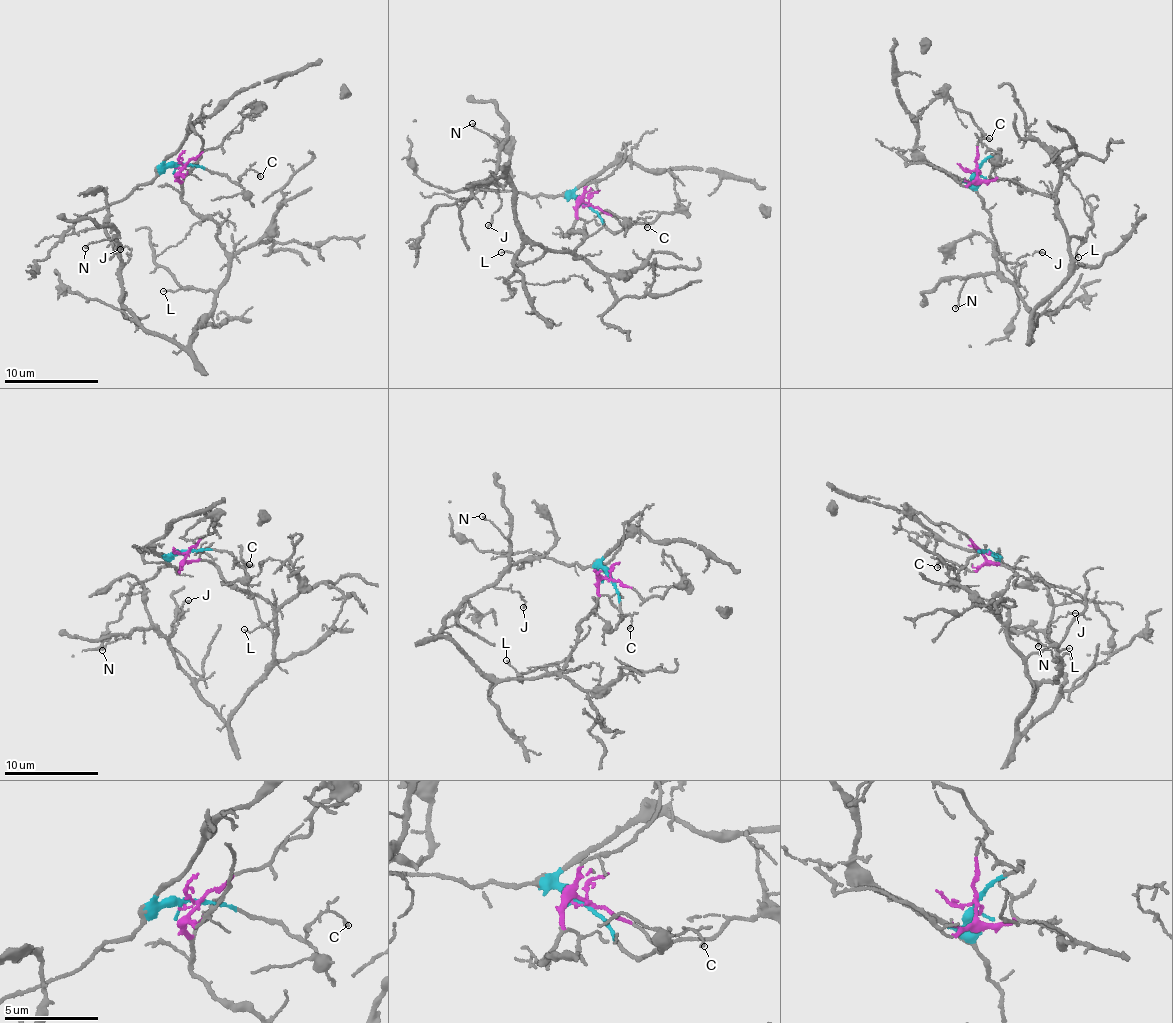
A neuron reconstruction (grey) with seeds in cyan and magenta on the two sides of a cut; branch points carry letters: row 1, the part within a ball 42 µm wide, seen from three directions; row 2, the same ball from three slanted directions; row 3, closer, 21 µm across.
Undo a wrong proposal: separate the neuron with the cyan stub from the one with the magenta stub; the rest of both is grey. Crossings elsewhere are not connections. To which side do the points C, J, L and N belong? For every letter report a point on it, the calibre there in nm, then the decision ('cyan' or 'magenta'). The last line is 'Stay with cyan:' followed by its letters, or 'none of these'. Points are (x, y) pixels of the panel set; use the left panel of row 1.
C: place (260, 176); calibre 120 nm; cyan
J: place (120, 249); calibre 120 nm; magenta
L: place (163, 291); calibre 120 nm; magenta
N: place (85, 248); calibre 110 nm; magenta
Stay with cyan: C

